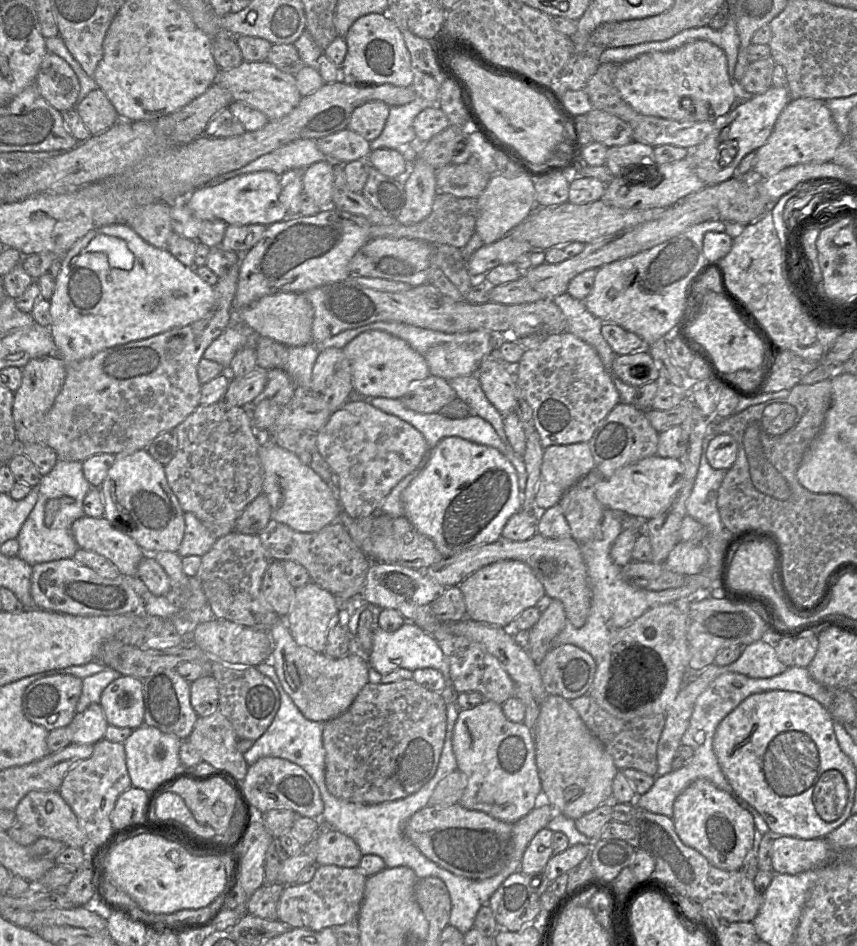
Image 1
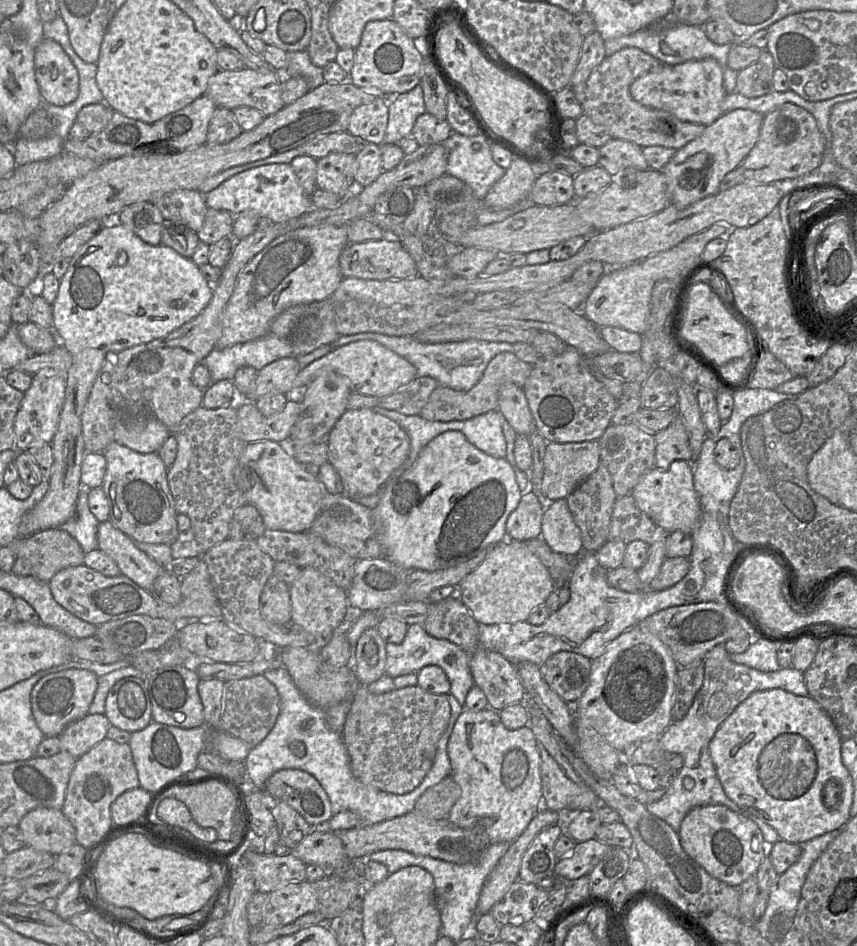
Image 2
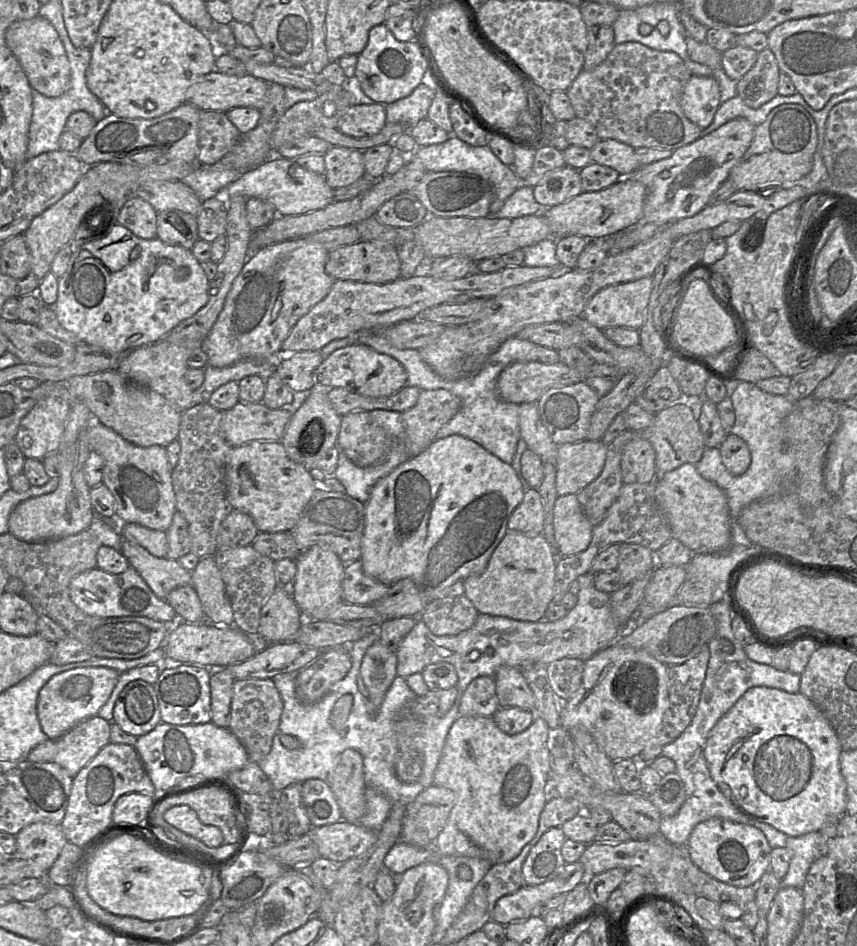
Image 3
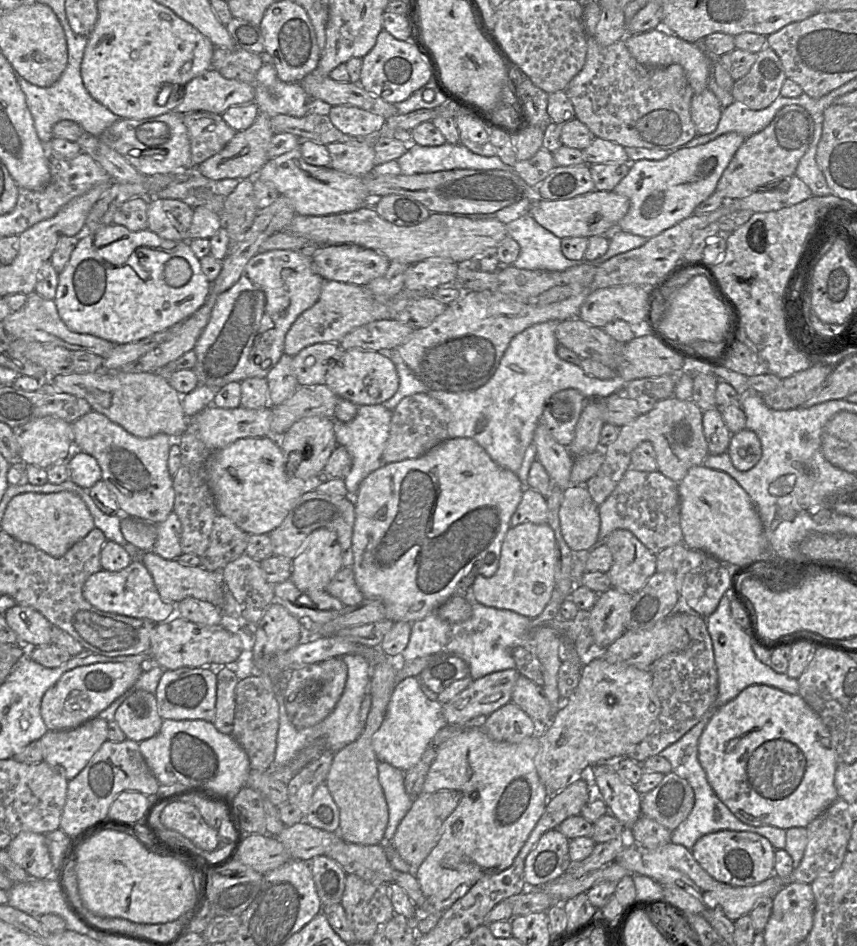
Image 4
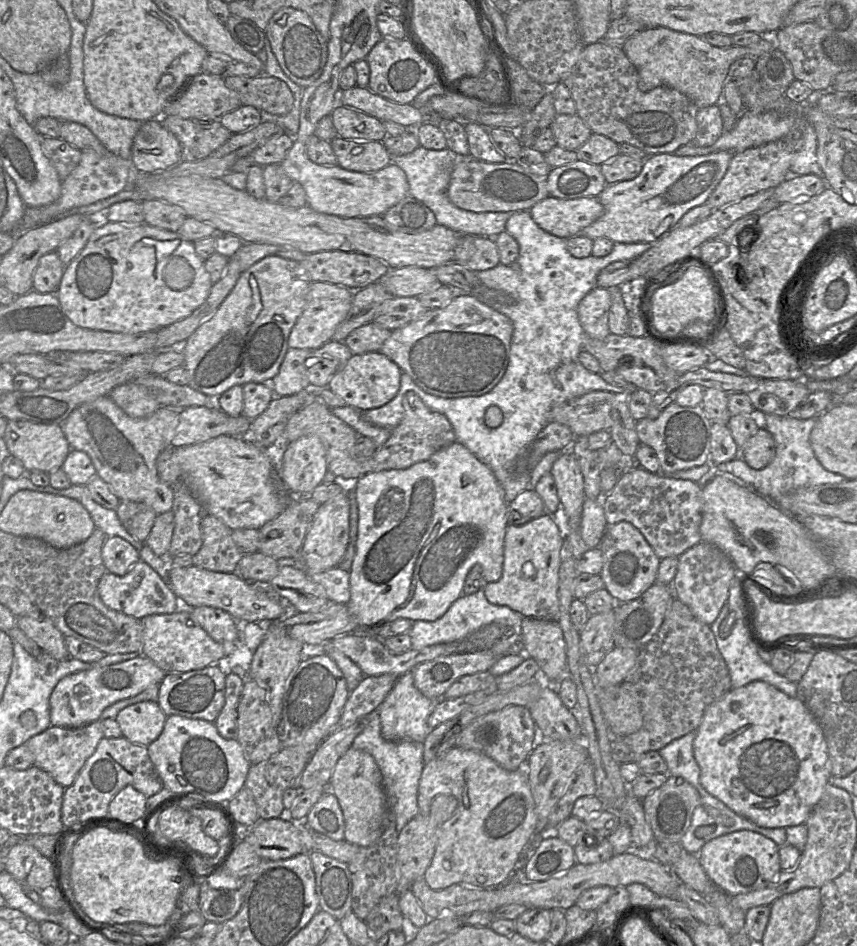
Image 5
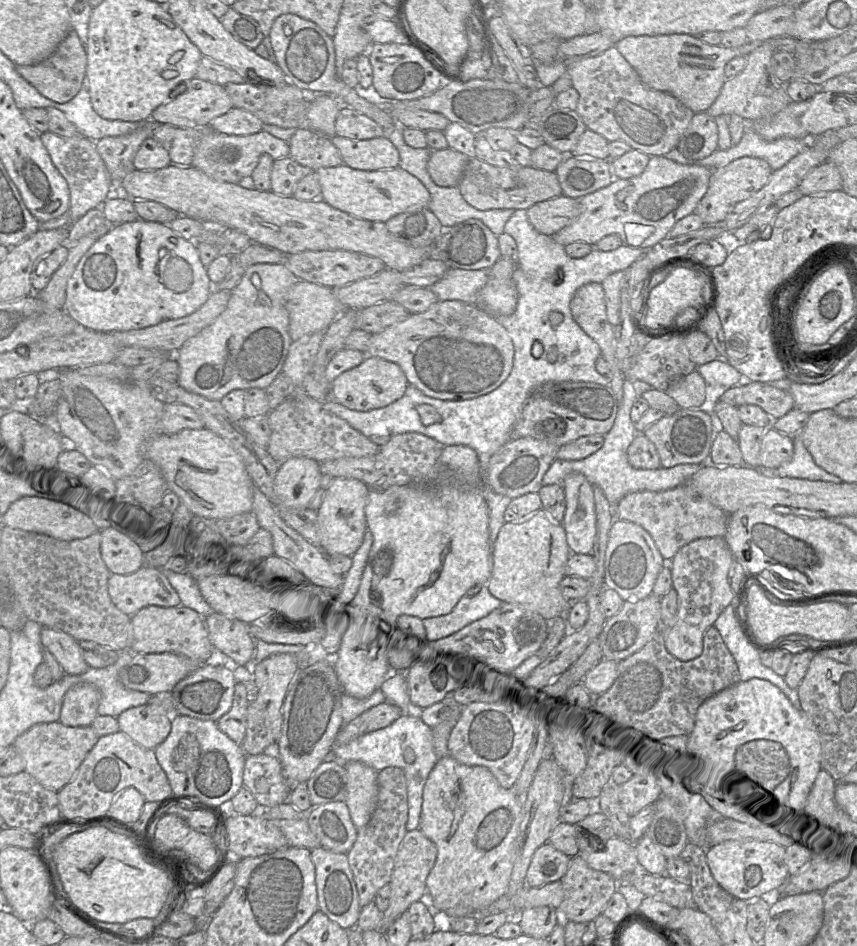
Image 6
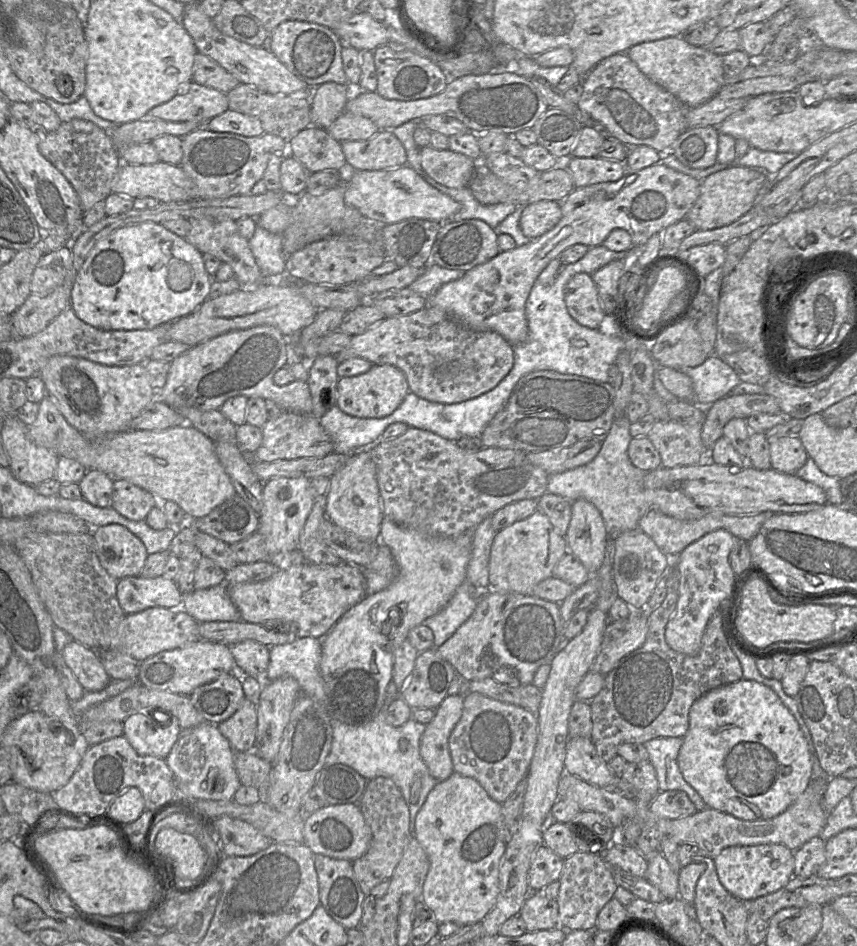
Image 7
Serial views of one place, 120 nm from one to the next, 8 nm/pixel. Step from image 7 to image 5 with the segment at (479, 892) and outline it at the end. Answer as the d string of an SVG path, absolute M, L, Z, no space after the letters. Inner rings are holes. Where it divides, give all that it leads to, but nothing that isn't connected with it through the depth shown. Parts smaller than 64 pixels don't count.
M453 746L423 767L417 805L421 815L428 815L433 798L439 794L452 795L457 801L453 815L436 829L436 847L432 861L423 879L433 890L443 890L454 884L463 884L480 889L502 885L515 872L521 852L535 834L537 814L532 797L526 765L508 771L485 754Z

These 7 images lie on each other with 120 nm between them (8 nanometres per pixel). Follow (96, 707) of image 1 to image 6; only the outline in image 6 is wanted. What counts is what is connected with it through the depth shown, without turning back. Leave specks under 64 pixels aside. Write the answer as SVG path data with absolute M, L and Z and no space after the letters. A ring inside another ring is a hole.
M57 721L33 725L15 739L13 746L24 760L25 772L46 789L58 792L73 779L99 738L91 726L69 727Z

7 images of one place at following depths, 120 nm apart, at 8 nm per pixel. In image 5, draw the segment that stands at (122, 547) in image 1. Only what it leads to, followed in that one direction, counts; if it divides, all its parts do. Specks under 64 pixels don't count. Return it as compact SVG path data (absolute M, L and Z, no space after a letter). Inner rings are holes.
M174 567L169 570L167 584L173 593L185 601L190 608L209 606L222 609L229 613L236 621L253 622L259 624L274 623L285 614L284 607L268 595L256 588L237 573L221 573L199 568Z

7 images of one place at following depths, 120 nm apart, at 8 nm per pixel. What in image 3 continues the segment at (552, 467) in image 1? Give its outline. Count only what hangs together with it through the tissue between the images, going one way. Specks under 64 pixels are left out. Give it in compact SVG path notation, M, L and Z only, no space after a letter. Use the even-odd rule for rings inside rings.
M588 440L558 445L556 490L559 496L577 494L602 472L607 445L602 440Z

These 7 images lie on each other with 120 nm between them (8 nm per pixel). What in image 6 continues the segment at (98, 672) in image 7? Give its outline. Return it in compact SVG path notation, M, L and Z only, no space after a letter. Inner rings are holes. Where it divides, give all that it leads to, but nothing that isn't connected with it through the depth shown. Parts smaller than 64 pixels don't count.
M43 627L41 642L43 647L55 657L65 674L78 676L90 668L84 660L79 642L69 634Z

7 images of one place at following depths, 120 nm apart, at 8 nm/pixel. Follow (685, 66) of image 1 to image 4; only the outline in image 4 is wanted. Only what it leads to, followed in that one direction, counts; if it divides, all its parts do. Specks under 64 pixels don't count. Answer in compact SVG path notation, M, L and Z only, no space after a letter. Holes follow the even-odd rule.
M706 88L700 93L694 93L690 112L697 134L709 134L717 128L722 106L717 96L709 88Z

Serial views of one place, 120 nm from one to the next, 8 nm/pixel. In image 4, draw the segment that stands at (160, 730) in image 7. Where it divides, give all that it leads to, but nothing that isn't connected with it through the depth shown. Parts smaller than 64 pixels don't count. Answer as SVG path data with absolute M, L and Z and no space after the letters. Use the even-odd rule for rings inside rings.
M138 690L116 710L114 719L128 740L140 743L157 735L163 719L154 694Z

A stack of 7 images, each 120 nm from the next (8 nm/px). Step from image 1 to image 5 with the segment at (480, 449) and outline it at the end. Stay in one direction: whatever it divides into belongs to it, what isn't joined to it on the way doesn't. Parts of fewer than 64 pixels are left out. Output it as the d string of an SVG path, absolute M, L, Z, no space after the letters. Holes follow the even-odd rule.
M454 442L451 445L433 454L429 459L416 463L407 469L386 470L366 474L353 484L358 508L358 533L355 555L349 570L350 601L347 604L358 629L354 632L364 633L366 629L376 629L382 623L396 619L416 621L435 621L442 617L451 604L463 595L463 586L467 574L475 565L482 567L482 576L485 583L496 582L502 574L504 559L504 538L508 526L508 506L504 489L497 481L491 469L481 462L464 445Z

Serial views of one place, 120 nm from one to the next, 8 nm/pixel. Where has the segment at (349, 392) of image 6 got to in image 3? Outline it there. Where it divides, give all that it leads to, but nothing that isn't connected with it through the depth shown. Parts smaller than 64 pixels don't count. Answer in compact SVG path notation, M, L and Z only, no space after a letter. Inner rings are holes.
M352 344L330 354L313 373L316 388L343 388L371 398L388 397L406 386L405 368L391 356L378 353L368 346Z

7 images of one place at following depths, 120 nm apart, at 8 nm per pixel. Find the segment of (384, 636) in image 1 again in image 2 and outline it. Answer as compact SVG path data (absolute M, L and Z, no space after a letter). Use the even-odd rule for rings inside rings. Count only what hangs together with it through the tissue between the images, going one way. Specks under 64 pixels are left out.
M419 624L409 625L404 640L400 644L386 643L385 674L391 678L418 673L430 665L439 666L445 672L450 682L450 694L464 705L467 693L474 686L469 663L470 655L458 645L429 635Z

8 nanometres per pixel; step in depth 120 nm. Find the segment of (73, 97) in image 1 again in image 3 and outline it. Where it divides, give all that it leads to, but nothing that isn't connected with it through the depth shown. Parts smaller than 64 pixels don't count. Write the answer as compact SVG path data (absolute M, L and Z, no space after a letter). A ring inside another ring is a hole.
M37 15L13 22L6 30L5 41L33 89L49 98L60 97L67 91L71 66L59 34L47 19Z

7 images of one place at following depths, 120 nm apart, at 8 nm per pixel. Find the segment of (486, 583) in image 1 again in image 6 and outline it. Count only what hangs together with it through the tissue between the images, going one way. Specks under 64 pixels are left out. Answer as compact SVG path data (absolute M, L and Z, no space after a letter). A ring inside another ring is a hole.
M541 508L522 522L505 522L493 544L492 574L487 583L490 593L502 602L522 606L551 620L566 616L569 601L560 590L571 555L566 532Z

